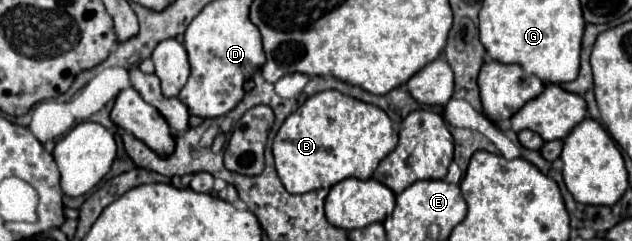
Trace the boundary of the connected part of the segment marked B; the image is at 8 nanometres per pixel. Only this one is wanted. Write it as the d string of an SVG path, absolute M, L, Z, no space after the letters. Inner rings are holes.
M338 90L310 96L280 126L274 138L274 160L278 176L290 194L306 194L330 188L344 178L368 180L398 144L398 134L384 110L360 102Z

